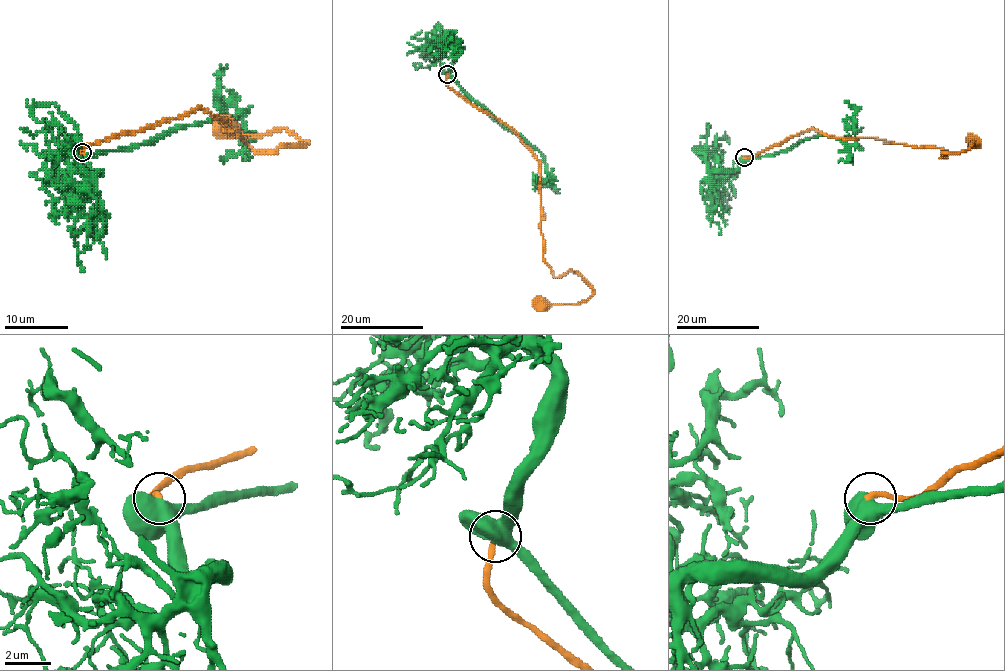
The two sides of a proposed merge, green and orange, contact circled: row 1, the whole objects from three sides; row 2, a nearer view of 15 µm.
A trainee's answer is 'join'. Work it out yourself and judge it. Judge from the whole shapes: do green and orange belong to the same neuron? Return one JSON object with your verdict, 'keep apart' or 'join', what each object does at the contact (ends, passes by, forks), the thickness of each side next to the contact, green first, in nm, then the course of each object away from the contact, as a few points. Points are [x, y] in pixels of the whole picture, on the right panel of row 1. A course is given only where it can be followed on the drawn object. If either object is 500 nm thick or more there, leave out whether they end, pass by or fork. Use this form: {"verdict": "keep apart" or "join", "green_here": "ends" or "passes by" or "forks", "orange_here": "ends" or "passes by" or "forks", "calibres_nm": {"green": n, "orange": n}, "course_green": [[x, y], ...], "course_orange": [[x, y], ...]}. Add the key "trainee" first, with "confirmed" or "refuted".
{"trainee": "confirmed", "verdict": "join", "calibres_nm": {"green": 550, "orange": 280}, "course_green": [[744, 157], [755, 159], [786, 151], [801, 140], [820, 135], [853, 143], [855, 110], [844, 101]], "course_orange": [[744, 157], [816, 129], [832, 137], [944, 149], [948, 153], [941, 157], [965, 151], [975, 139]]}

